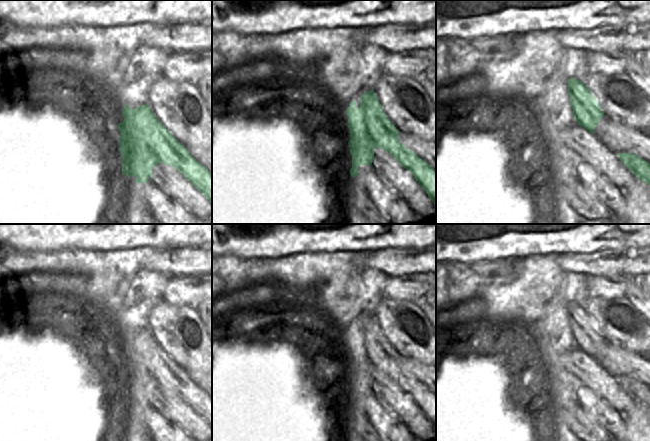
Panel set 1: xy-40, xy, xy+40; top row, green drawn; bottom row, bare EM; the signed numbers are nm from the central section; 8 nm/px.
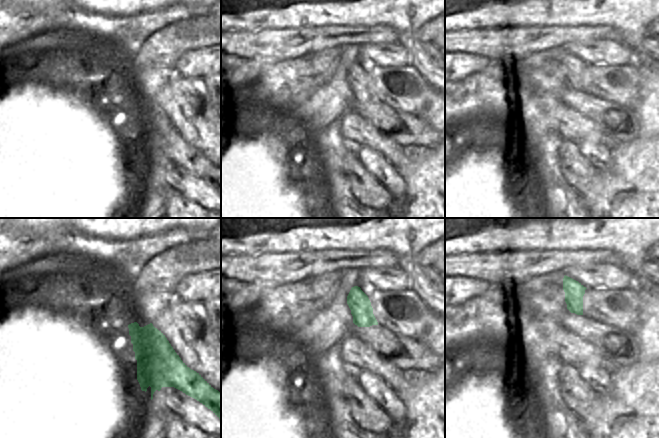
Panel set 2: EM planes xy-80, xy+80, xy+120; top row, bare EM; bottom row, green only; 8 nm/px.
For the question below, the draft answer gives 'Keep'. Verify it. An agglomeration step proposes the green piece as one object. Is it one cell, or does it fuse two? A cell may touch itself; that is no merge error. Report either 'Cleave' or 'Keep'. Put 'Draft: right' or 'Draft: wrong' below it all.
Keep.
Draft: right

